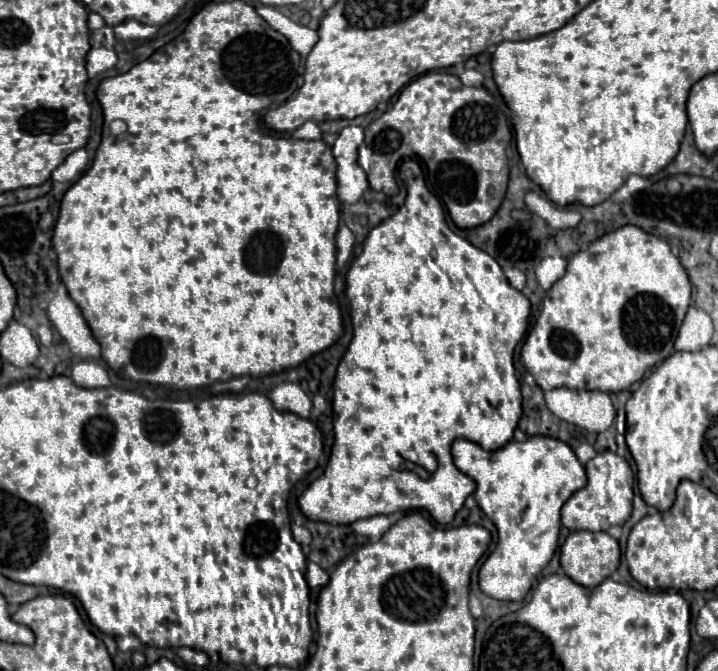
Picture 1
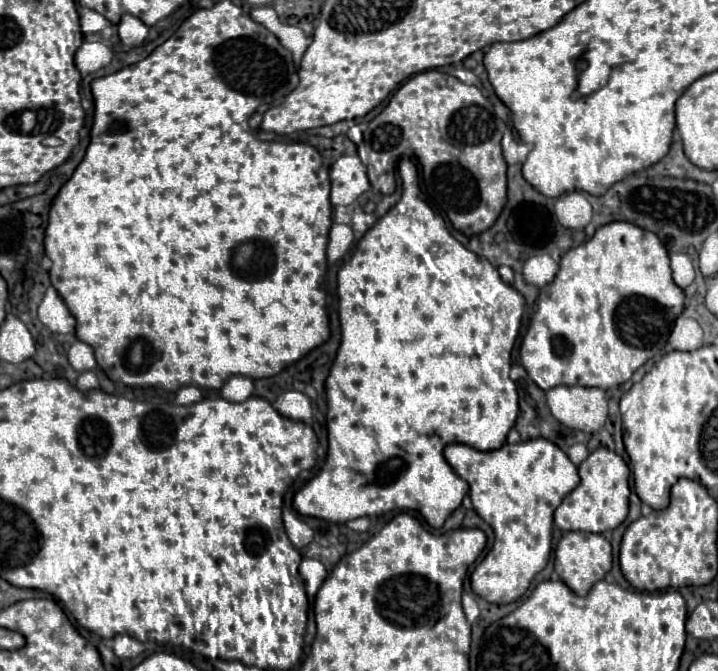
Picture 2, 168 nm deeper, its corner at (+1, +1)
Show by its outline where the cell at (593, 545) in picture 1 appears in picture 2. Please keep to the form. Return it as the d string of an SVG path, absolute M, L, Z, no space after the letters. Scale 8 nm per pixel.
M569 531L563 535L555 549L555 571L565 581L565 585L571 587L577 595L587 595L589 589L611 571L611 563L613 563L611 543L601 533Z

